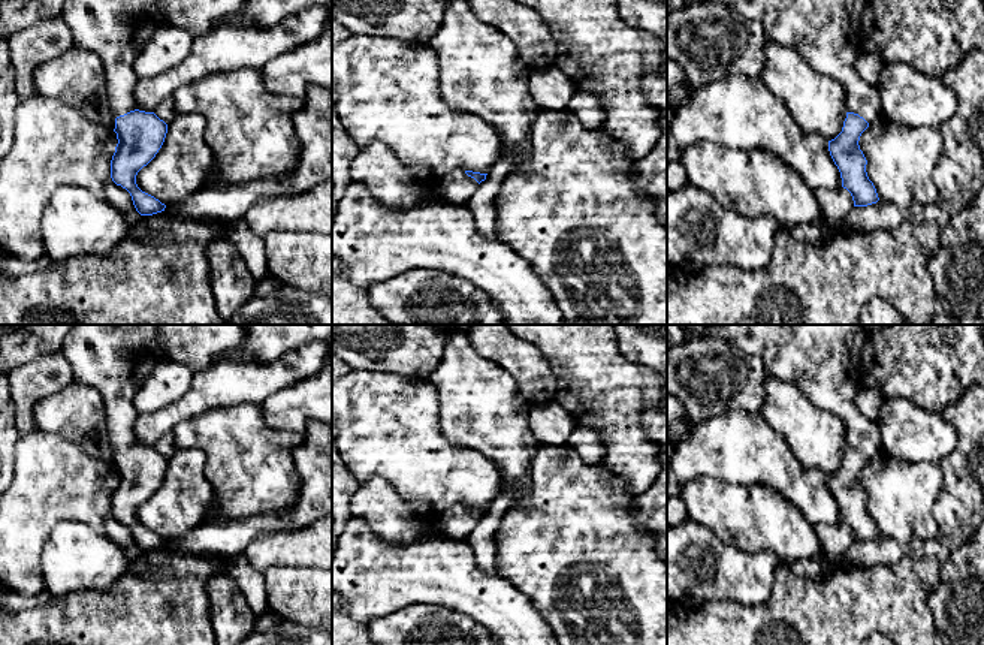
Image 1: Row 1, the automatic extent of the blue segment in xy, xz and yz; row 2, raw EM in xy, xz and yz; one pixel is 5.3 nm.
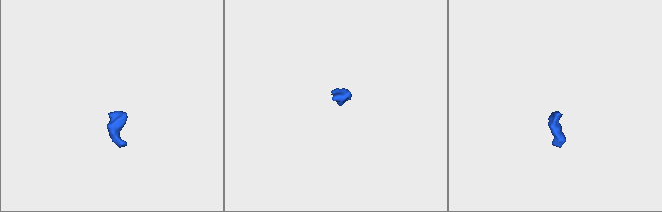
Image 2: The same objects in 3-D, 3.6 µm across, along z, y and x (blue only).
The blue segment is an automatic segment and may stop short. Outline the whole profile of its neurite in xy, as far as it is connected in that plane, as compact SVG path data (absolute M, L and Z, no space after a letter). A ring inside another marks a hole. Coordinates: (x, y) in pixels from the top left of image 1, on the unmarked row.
M76 325L60 352L73 367L73 380L102 395L117 450L112 516L130 528L141 551L164 546L164 539L136 519L138 507L156 492L167 468L167 459L154 447L139 446L133 431L139 416L133 397L159 364L169 362L159 347L156 325Z

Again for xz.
M455 504L444 510L438 519L444 536L452 540L465 540L488 509Z

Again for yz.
M707 325L703 334L733 343L743 353L760 358L769 374L794 383L814 406L842 419L846 425L848 447L842 467L828 476L828 486L854 542L876 539L879 533L867 512L867 495L858 476L861 468L881 453L882 443L878 425L866 419L855 406L855 395L864 386L863 355L869 334L860 325Z

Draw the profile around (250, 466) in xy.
M260 406L215 409L173 428L176 449L196 447L206 456L203 474L215 492L217 518L239 518L287 510L298 498L301 482L293 450L304 434L278 431L265 424Z

